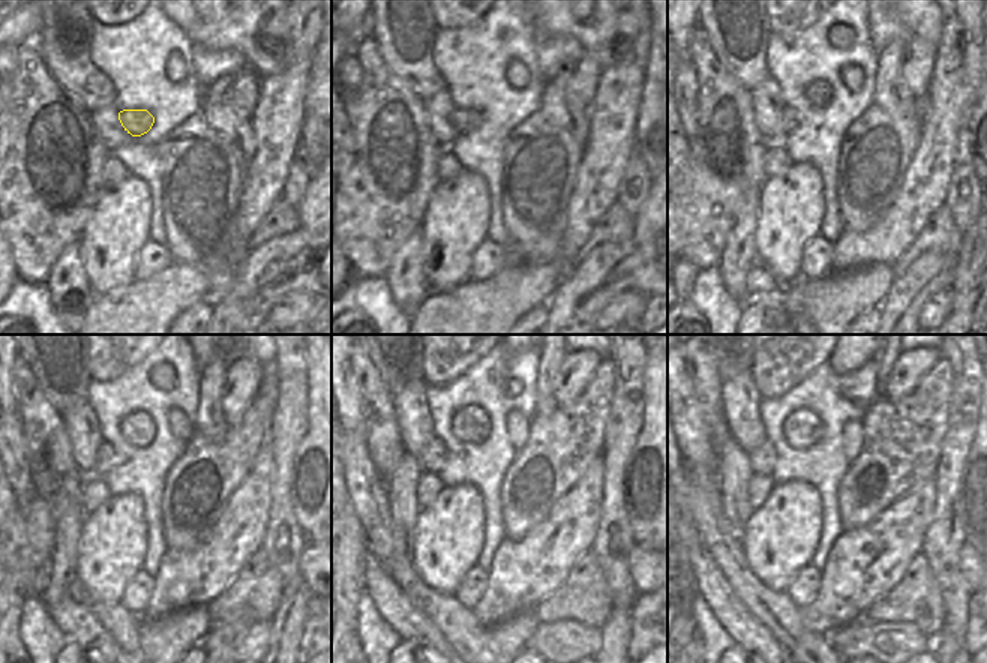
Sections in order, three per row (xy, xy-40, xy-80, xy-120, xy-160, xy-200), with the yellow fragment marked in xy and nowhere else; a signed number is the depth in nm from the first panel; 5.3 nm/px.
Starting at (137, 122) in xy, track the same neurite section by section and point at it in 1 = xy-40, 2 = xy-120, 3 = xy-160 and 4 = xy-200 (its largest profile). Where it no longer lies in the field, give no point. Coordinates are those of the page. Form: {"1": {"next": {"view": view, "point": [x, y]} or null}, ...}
{"1": {"next": {"view": "xy-40", "point": [464, 120]}}, "2": {"next": {"view": "xy-120", "point": [105, 459]}}, "3": {"next": {"view": "xy-160", "point": [432, 459]}}, "4": {"next": {"view": "xy-200", "point": [762, 459]}}}

